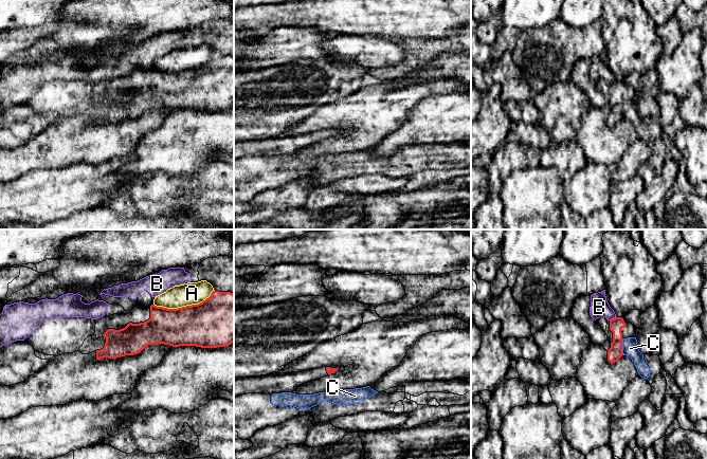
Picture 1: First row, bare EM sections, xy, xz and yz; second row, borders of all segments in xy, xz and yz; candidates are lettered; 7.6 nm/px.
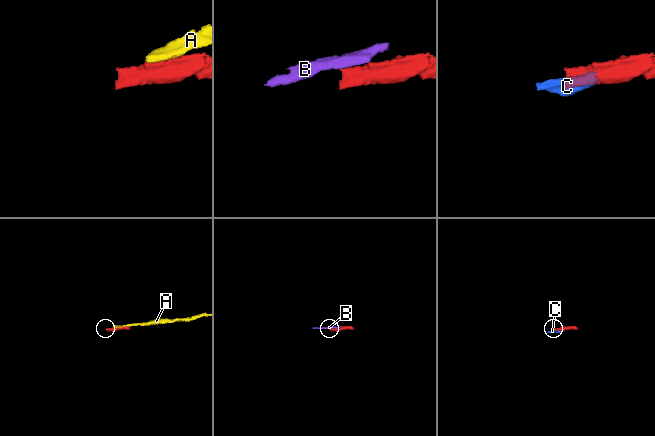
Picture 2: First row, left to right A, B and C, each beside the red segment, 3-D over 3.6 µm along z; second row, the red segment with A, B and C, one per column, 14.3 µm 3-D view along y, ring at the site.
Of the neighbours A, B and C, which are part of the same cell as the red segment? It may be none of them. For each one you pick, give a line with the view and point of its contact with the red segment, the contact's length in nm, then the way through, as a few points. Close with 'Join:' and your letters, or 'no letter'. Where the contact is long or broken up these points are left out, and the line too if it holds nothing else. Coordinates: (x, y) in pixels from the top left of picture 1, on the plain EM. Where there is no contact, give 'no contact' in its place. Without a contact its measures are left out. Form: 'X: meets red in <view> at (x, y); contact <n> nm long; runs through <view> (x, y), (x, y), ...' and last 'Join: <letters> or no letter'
Join: no letter

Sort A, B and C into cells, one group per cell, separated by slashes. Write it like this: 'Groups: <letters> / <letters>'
Groups: A / B / C

